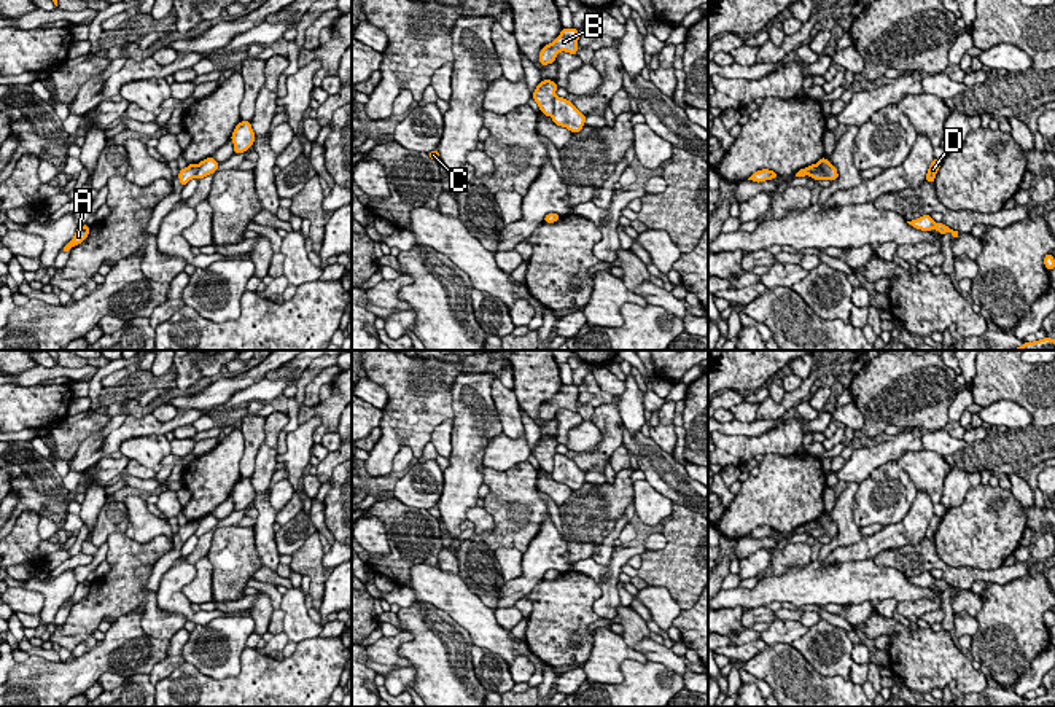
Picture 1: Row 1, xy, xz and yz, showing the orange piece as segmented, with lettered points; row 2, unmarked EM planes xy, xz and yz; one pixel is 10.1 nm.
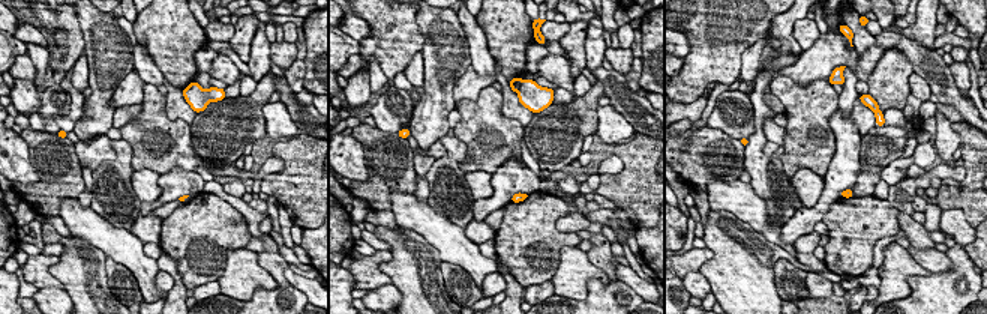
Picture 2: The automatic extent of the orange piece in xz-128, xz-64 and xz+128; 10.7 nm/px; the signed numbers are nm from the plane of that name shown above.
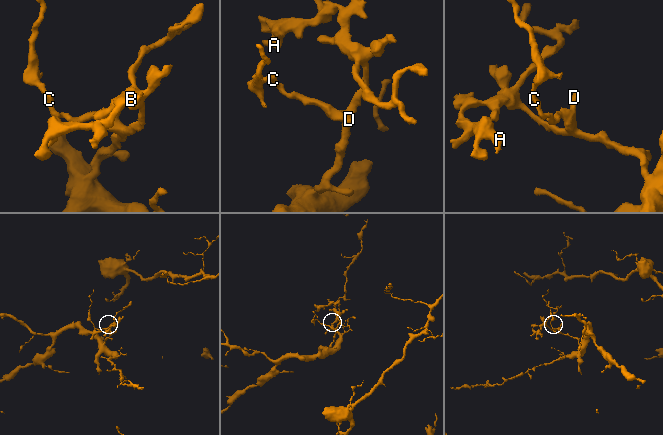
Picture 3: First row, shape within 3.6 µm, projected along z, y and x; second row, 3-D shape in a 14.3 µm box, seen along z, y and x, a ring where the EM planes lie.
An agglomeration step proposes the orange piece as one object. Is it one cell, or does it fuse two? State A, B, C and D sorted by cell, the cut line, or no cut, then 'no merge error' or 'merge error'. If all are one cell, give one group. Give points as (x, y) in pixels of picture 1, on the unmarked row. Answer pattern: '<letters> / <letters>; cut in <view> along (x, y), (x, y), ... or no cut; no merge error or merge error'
A B / C D; cut in xz along (556, 453), (551, 473); merge error

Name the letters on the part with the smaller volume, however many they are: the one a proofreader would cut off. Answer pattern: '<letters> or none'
A, B

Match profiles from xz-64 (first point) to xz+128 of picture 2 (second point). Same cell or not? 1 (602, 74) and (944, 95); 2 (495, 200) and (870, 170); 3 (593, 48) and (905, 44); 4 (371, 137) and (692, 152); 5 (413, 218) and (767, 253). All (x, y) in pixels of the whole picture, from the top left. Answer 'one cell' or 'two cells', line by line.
1: one cell
2: two cells
3: two cells
4: one cell
5: two cells

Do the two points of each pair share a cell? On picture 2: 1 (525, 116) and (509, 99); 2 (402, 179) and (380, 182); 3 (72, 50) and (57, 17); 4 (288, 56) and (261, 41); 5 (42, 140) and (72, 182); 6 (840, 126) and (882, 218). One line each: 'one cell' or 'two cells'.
1: one cell
2: one cell
3: one cell
4: two cells
5: one cell
6: two cells

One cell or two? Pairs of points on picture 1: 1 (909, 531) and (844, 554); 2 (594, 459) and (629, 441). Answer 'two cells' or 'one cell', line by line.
1: one cell
2: two cells

